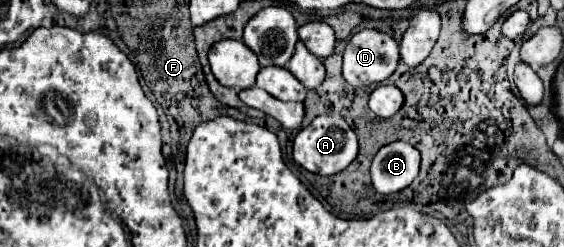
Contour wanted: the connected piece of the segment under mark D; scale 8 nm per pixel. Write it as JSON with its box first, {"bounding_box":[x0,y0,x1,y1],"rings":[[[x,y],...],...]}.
{"bounding_box":[343,30,399,88],"rings":[[[359,30],[351,36],[343,52],[343,78],[363,88],[387,80],[399,62],[397,42],[377,30]]]}

